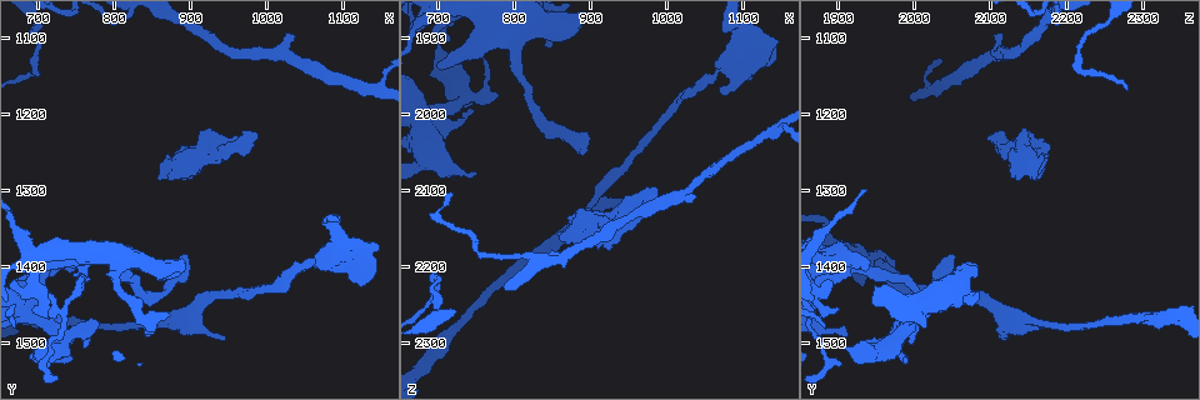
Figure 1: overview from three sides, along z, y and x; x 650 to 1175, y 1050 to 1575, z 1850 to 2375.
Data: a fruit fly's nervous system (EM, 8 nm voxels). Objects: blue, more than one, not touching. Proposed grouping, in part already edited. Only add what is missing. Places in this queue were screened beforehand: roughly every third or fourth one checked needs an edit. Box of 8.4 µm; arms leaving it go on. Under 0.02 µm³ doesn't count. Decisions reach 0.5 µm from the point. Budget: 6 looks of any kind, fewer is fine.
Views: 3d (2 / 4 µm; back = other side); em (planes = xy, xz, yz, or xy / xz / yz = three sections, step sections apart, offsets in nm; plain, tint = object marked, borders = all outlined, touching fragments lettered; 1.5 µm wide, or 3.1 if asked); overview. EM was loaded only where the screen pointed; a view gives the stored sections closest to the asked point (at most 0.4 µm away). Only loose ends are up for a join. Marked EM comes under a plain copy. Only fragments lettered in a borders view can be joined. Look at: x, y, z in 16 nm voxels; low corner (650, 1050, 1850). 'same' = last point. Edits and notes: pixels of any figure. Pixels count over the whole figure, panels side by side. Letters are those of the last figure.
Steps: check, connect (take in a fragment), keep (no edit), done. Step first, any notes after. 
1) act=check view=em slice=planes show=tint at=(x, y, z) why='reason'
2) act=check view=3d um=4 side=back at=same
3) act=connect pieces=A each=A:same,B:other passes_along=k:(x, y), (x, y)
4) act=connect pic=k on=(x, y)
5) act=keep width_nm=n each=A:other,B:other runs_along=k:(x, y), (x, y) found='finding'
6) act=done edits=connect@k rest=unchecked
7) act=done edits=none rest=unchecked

act=check view=em slice=xz step=8 show=tint at=(1080, 1405, 1975) why='an open end'

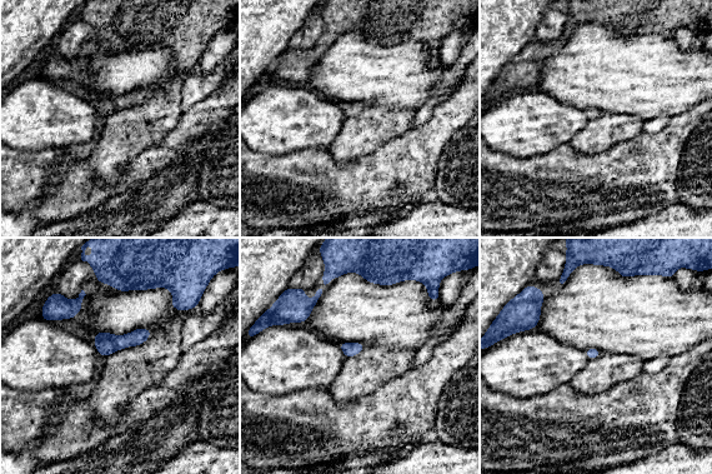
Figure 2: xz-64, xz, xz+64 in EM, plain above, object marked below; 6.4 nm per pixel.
act=check view=em slice=planes show=borders at=same

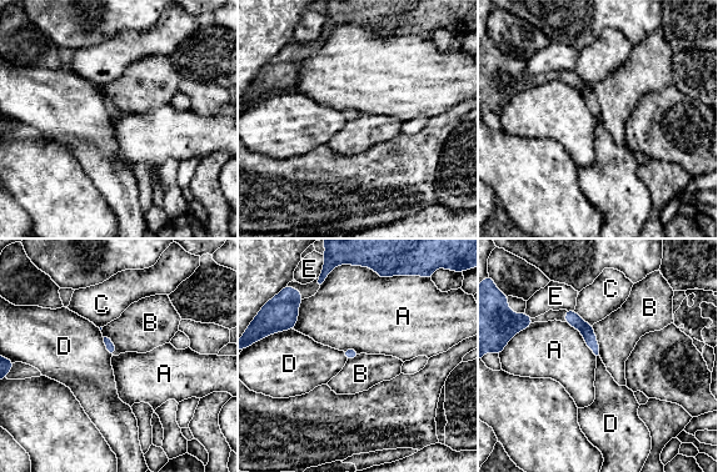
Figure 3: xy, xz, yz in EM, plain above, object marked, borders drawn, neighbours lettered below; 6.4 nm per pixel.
act=keep each=A:other,B:other,C:other,D:other,E:other border=3:(564, 322), (579, 332), (596, 356) found='no lettered fragment goes on from it'

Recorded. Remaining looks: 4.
act=check view=3d um=4 at=(1030, 1095, 2110) why='free end'

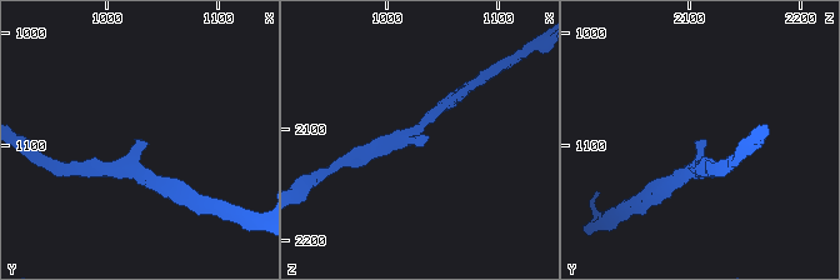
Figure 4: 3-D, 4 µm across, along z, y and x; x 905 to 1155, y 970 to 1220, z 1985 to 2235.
act=check view=em slice=planes show=borders at=(1028, 1094, 2112) why='now the EM'

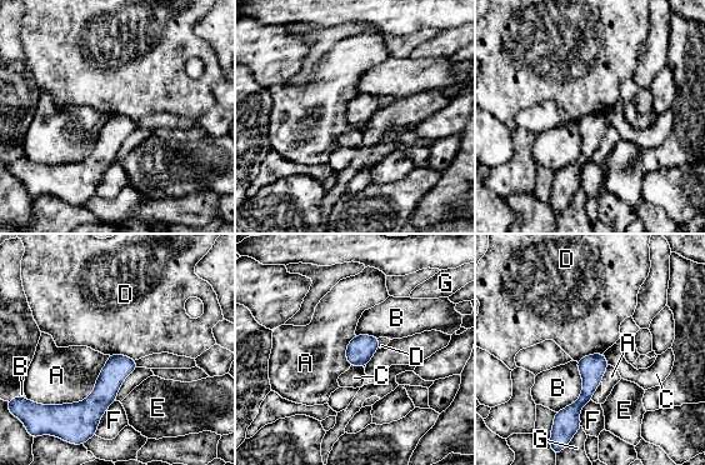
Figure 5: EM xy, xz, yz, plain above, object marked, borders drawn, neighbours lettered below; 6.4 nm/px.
act=keep longest_contact=A:550nm each=A:other,B:other,C:other,D:other,E:other,F:other,G:other runs_along=5:(128, 360), (89, 411), (89, 424) found='no lettered fragment goes on from it'

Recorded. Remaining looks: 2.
act=check view=3d um=2 at=(985, 1230, 2100) why='free end'

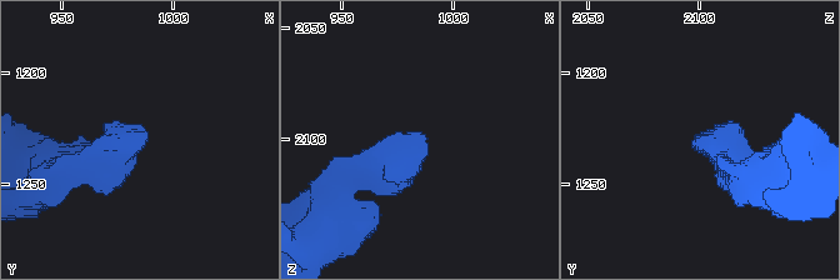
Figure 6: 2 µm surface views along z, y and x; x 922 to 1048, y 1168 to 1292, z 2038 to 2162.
act=check view=em slice=planes show=borders at=(987, 1232, 2097)

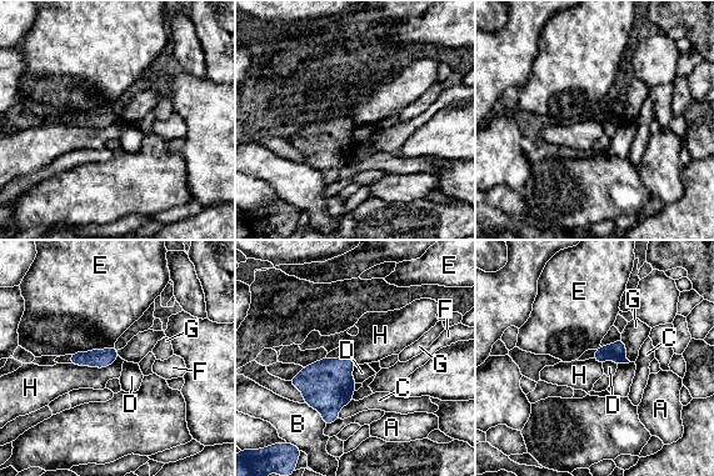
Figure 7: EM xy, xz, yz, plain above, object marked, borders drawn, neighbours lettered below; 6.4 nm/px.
act=keep longest_contact=H:320nm each=A:other,B:other,C:other,D:other,E:other,F:other,G:other,H:other border=7:(118, 355), (104, 367), (70, 362) found='none of them fits'

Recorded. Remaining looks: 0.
act=done edits=none rest=unchecked

